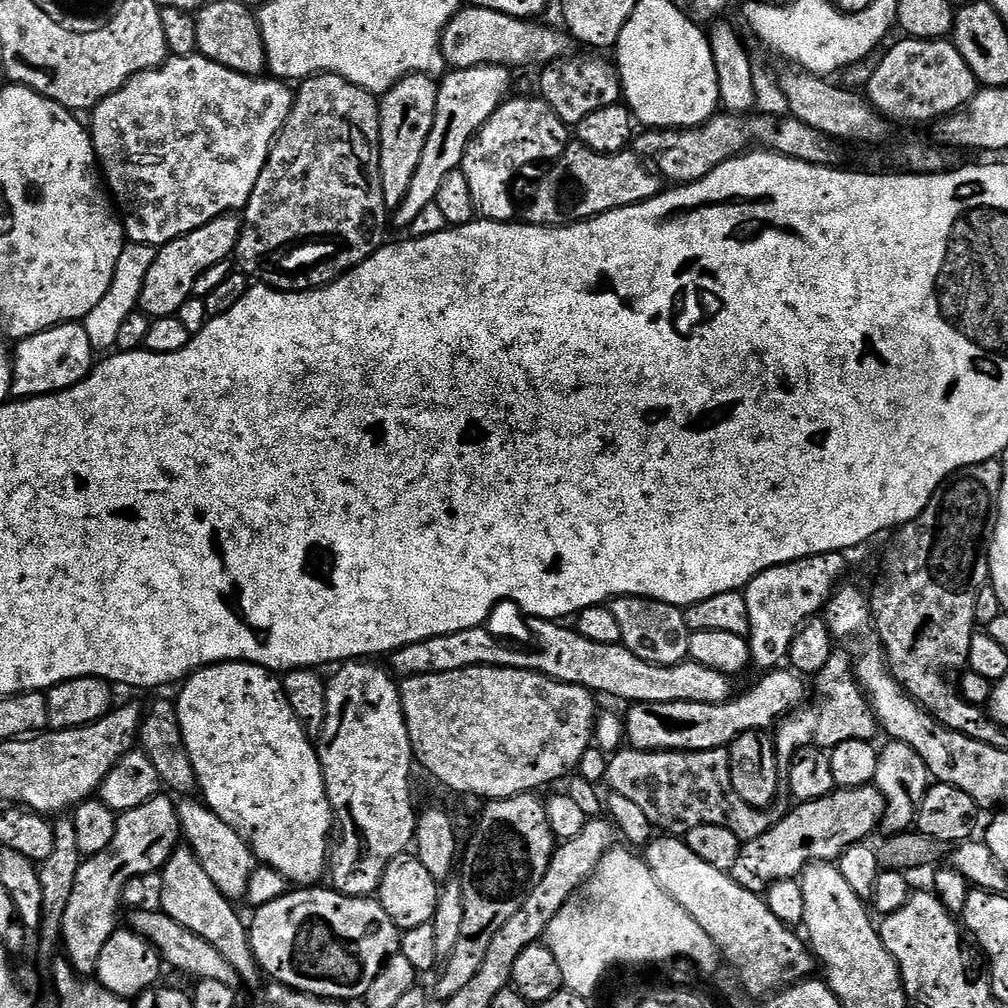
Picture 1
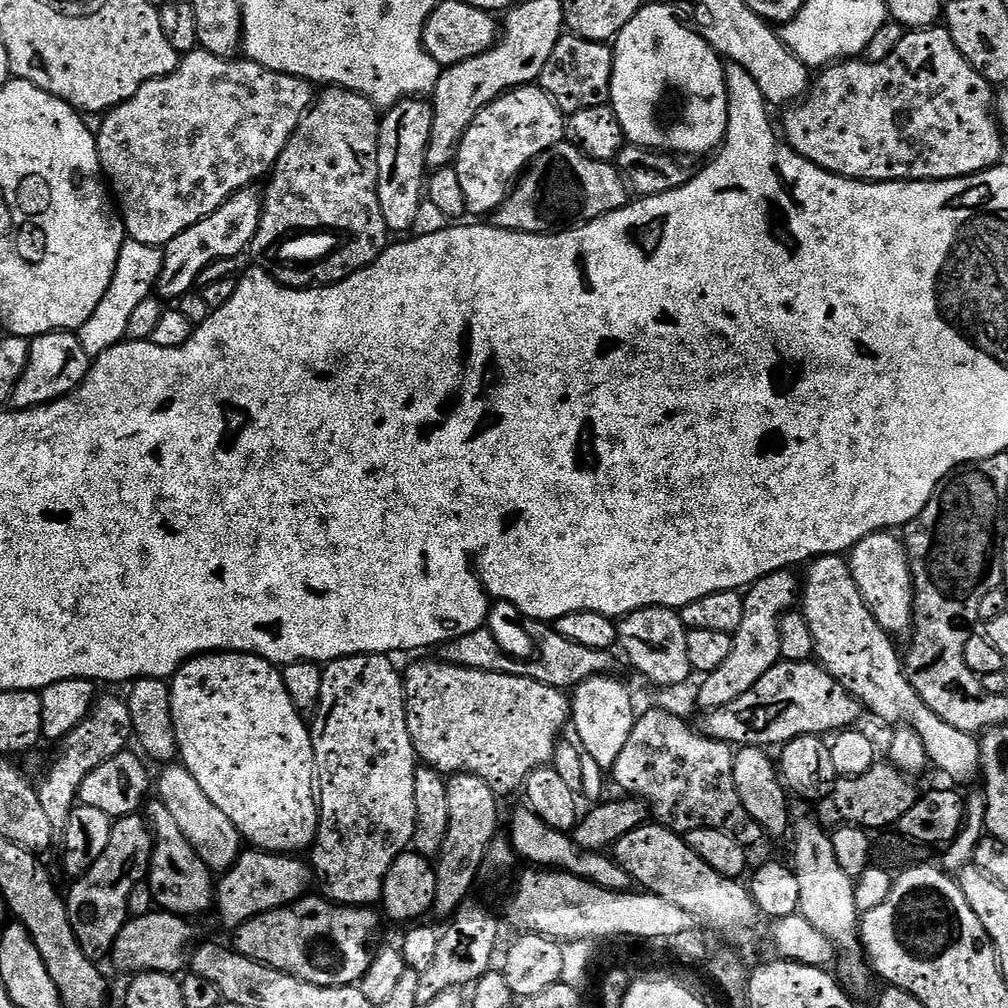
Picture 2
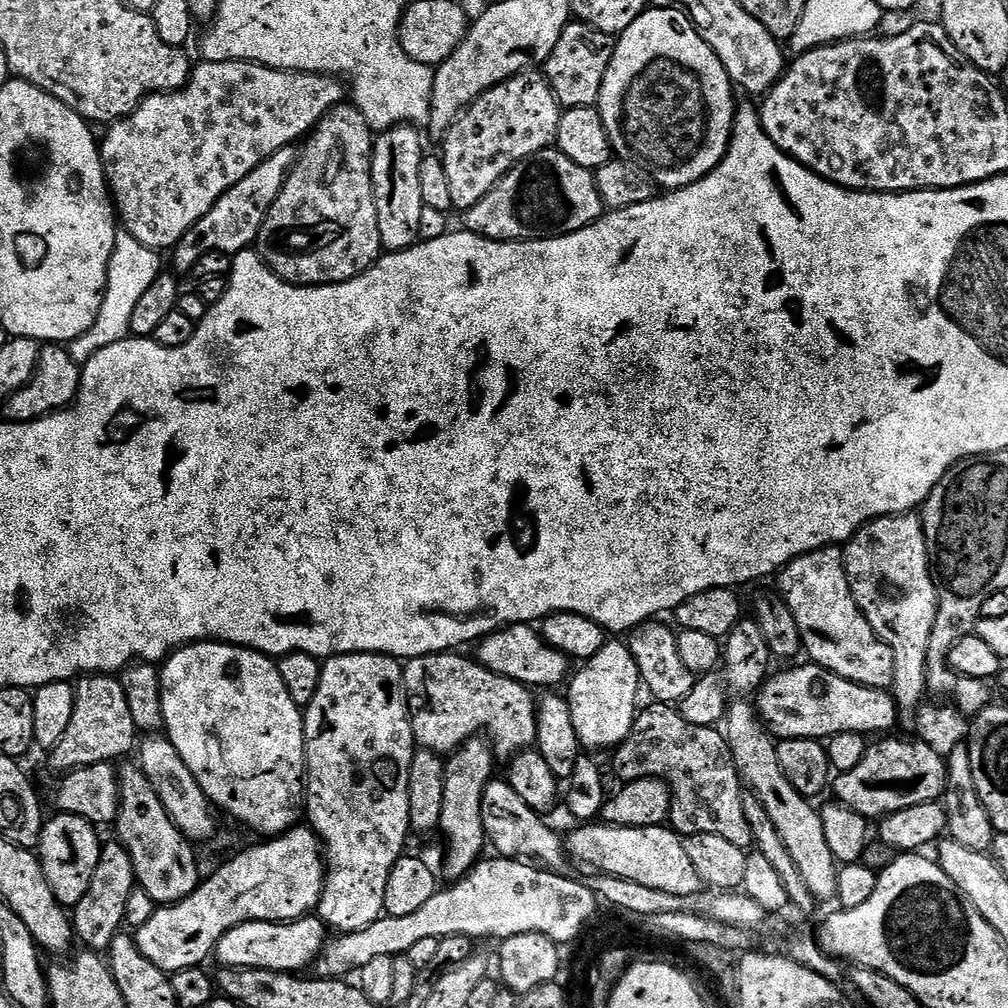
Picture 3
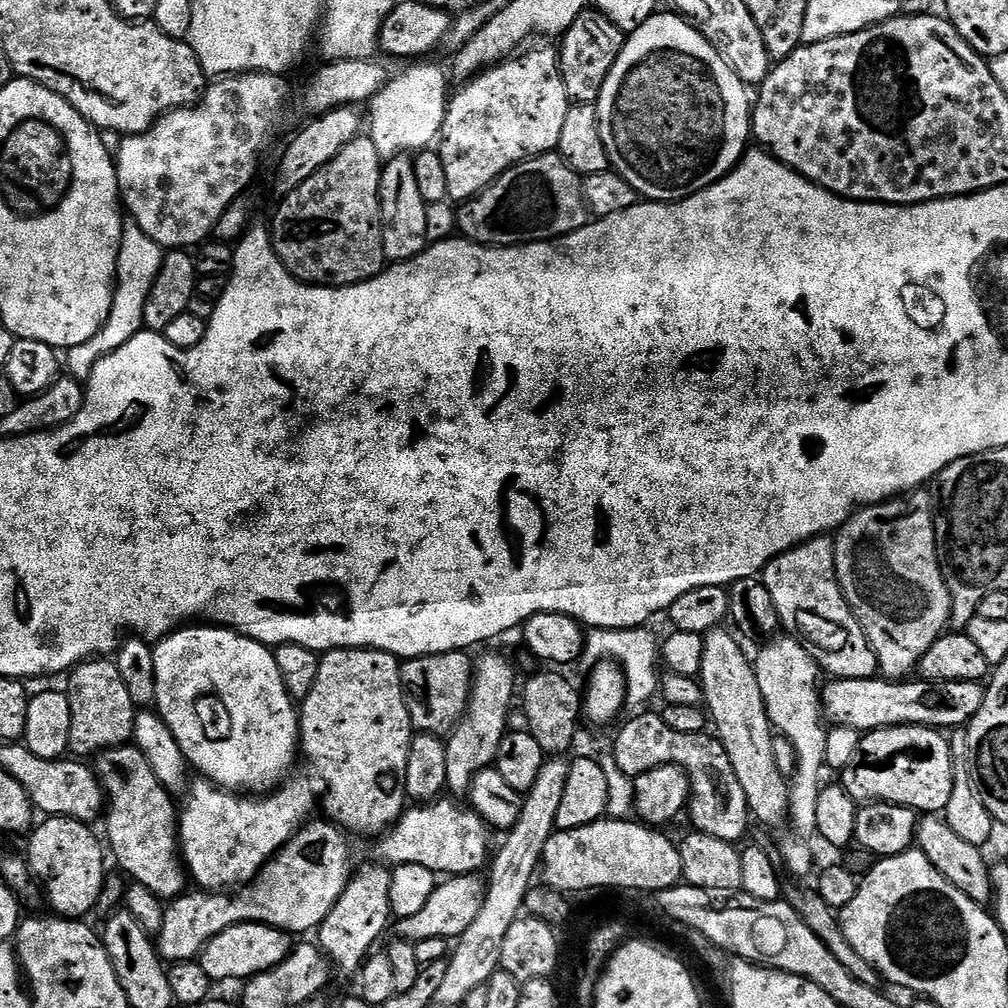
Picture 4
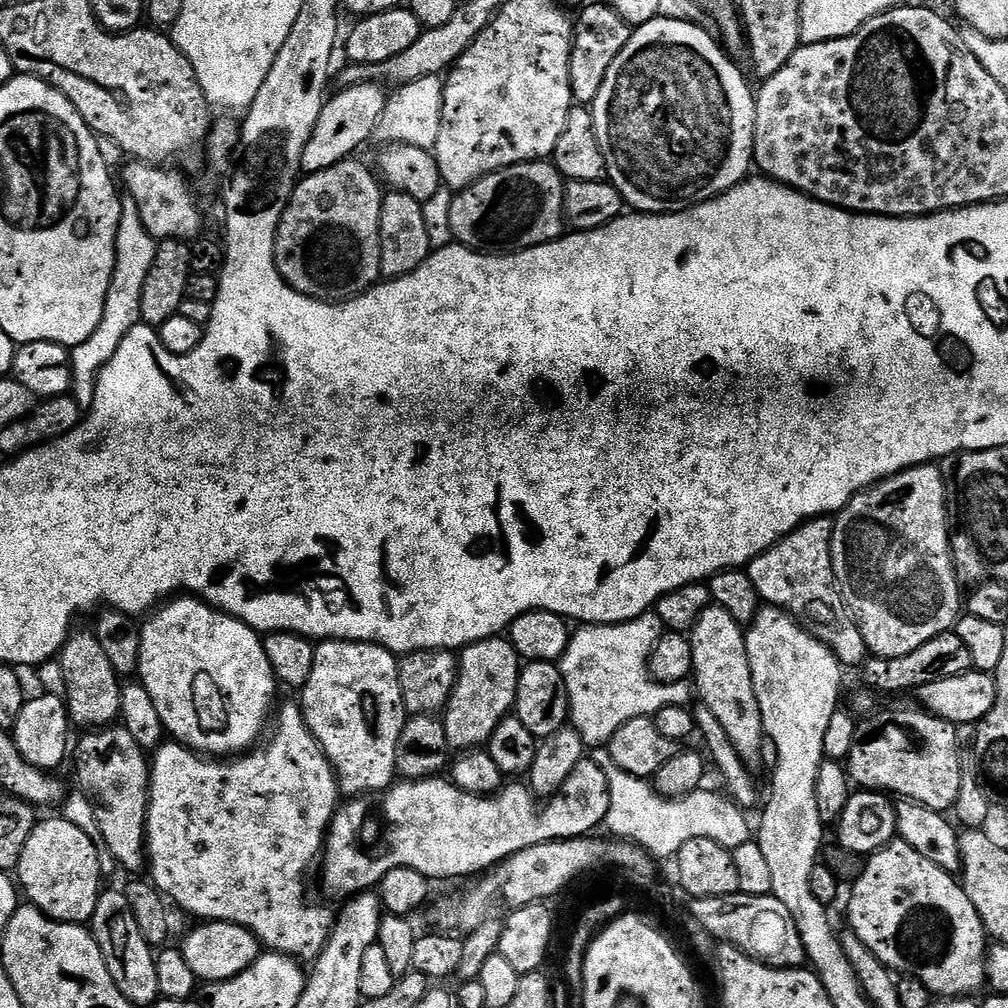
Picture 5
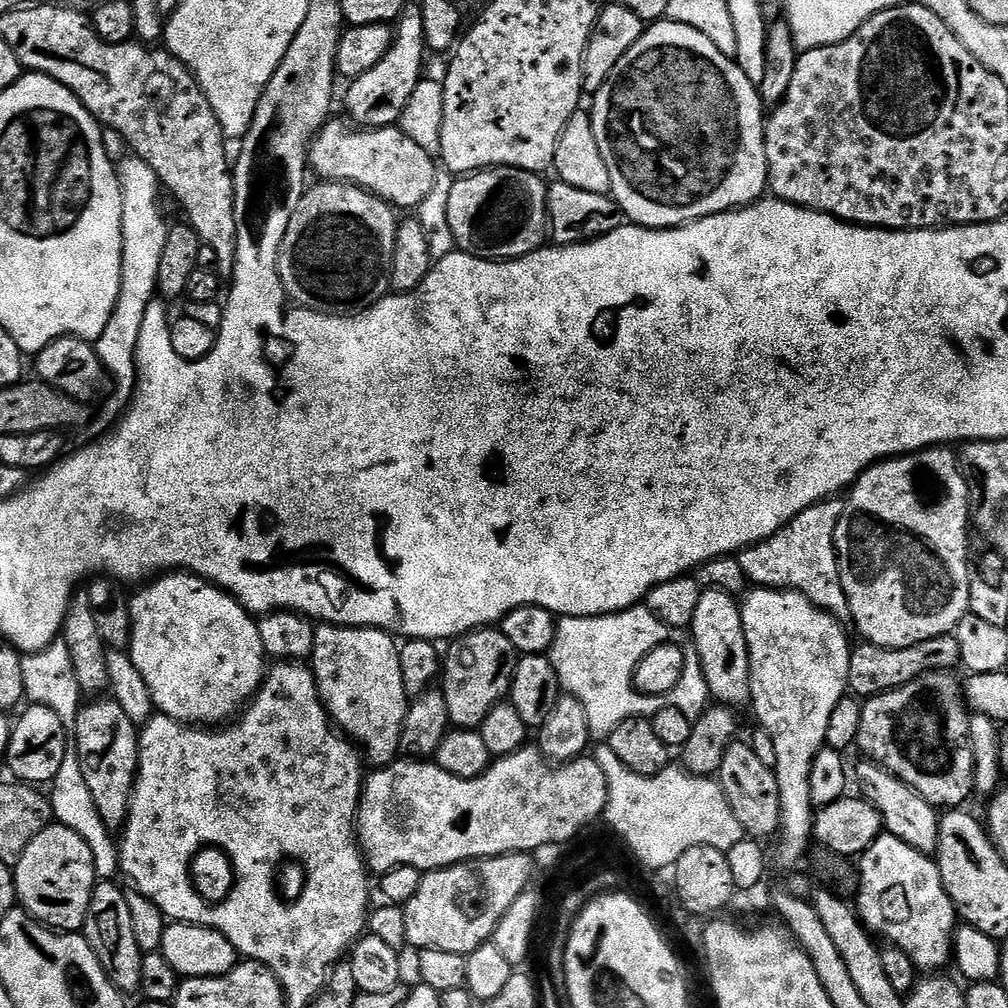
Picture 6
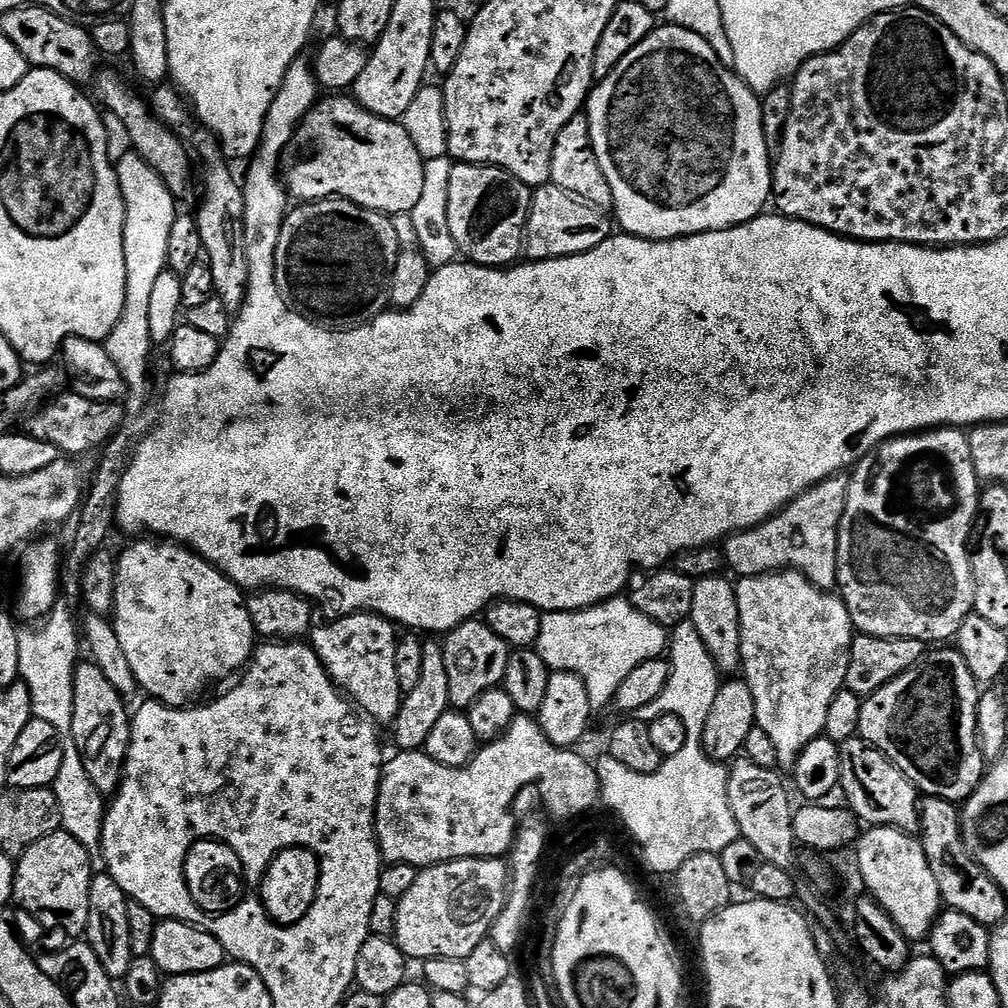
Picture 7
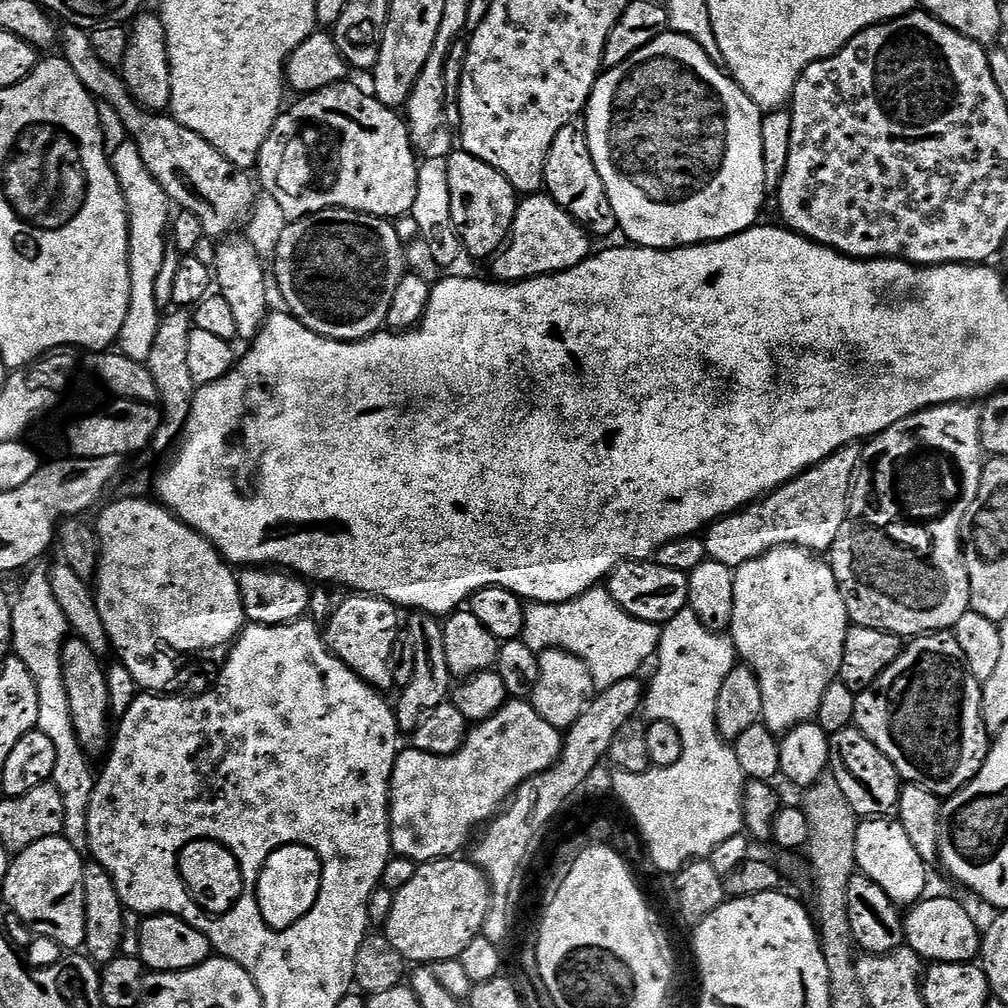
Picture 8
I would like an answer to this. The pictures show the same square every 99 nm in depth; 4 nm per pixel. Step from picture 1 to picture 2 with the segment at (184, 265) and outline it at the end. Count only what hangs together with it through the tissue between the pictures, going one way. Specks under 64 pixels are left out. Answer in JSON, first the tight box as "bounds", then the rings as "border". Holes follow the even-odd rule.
{"bounds":[155,186,264,302],"border":[[[249,186],[237,192],[217,212],[202,218],[194,226],[182,230],[178,238],[174,238],[163,249],[164,261],[162,270],[156,279],[155,295],[165,302],[179,302],[188,292],[197,287],[197,280],[207,267],[224,257],[239,257],[239,252],[249,251],[254,234],[258,230],[260,215],[264,209],[264,201]]]}

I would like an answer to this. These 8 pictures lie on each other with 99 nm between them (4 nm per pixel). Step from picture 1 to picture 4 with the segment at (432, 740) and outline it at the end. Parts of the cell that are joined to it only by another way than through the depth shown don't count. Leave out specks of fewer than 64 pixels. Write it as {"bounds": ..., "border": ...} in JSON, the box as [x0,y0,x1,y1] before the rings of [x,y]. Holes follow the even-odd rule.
{"bounds":[400,651,474,737],"border":[[[467,651],[443,652],[442,654],[429,654],[429,656],[416,656],[413,660],[404,660],[400,666],[400,681],[404,687],[404,701],[412,719],[413,729],[417,733],[429,732],[432,736],[447,737],[448,733],[456,727],[456,723],[464,717],[468,709],[468,695],[472,692],[472,670],[474,660]]]}

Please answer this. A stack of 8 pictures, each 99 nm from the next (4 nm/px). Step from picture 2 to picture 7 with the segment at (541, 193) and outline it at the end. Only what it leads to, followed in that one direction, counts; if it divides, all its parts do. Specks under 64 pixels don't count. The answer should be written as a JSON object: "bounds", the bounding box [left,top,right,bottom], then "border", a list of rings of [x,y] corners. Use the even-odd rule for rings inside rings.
{"bounds":[446,163,533,268],"border":[[[453,163],[450,170],[450,202],[446,202],[446,214],[450,218],[450,234],[454,234],[457,253],[465,261],[480,264],[483,268],[515,265],[524,252],[524,238],[528,231],[532,194],[533,189],[522,183],[516,176],[511,176],[505,168]]]}

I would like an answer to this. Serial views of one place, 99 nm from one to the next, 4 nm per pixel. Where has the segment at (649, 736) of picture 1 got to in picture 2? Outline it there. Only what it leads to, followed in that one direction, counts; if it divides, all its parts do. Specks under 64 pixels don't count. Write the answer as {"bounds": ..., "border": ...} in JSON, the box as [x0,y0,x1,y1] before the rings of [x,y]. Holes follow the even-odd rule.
{"bounds":[698,660,862,746],"border":[[[785,660],[766,670],[766,674],[762,674],[762,678],[758,678],[758,682],[754,682],[746,694],[742,694],[742,698],[734,698],[734,702],[726,706],[705,711],[698,728],[710,739],[733,746],[783,746],[799,736],[824,736],[851,729],[860,712],[862,705],[819,663]]]}

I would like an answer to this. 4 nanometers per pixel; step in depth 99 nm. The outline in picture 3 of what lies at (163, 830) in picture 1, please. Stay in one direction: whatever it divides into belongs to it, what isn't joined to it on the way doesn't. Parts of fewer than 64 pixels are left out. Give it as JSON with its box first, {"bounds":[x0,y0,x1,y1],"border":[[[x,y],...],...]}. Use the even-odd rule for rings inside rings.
{"bounds":[72,842,137,954],"border":[[[119,842],[103,845],[98,870],[94,870],[94,878],[90,882],[90,890],[86,890],[86,898],[78,902],[72,916],[74,936],[80,940],[85,949],[97,954],[107,953],[114,938],[121,935],[124,915],[126,914],[126,898],[130,898],[132,889],[137,887],[136,871],[132,865],[132,854]]]}

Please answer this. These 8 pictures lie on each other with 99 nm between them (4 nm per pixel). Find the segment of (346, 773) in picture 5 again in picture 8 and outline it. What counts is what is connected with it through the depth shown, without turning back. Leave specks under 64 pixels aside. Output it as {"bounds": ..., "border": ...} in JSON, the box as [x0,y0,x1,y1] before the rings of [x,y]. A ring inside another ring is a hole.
{"bounds":[322,594,402,690],"border":[[[348,594],[344,601],[332,612],[328,625],[323,625],[322,635],[324,644],[332,651],[336,659],[341,660],[358,678],[362,678],[372,688],[388,690],[393,687],[390,674],[390,654],[394,654],[394,642],[402,635],[402,616],[396,605],[384,600],[380,596],[366,596],[363,594]]]}

